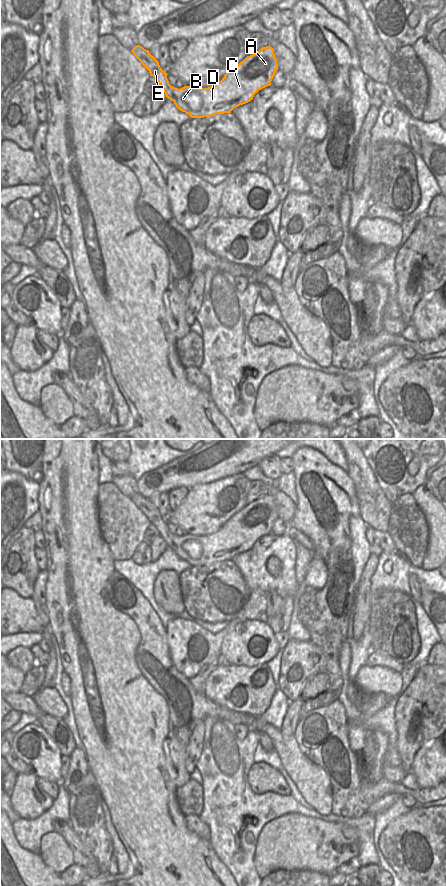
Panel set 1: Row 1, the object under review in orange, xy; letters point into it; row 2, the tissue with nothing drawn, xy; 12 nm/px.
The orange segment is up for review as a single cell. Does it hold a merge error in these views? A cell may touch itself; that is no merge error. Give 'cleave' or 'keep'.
cleave

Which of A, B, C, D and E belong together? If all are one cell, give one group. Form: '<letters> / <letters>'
A B C D / E

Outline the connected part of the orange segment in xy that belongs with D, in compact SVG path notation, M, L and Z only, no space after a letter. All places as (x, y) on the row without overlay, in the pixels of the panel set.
M266 494L247 504L216 533L180 537L170 533L174 540L170 548L191 566L231 561L234 556L250 550L259 538L270 534L277 518L274 497Z

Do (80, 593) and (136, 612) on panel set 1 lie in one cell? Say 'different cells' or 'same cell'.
different cells

